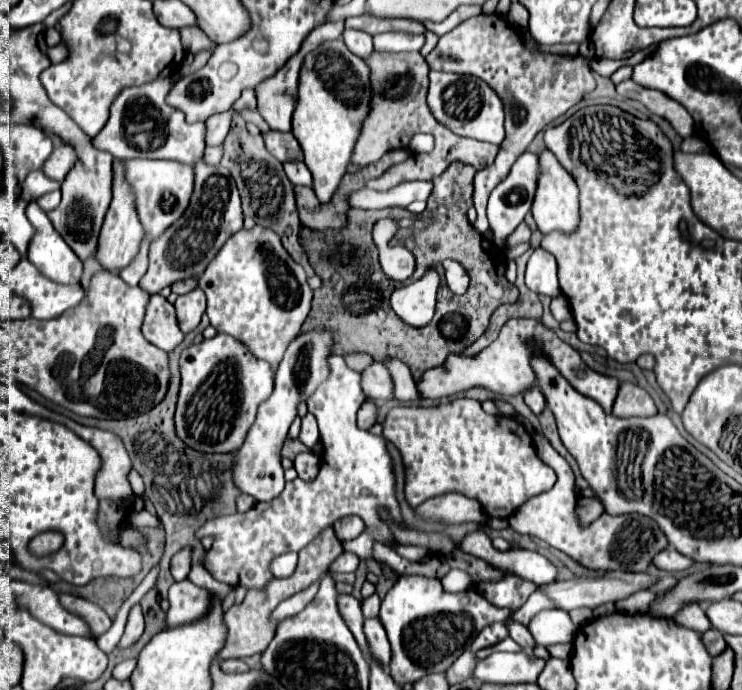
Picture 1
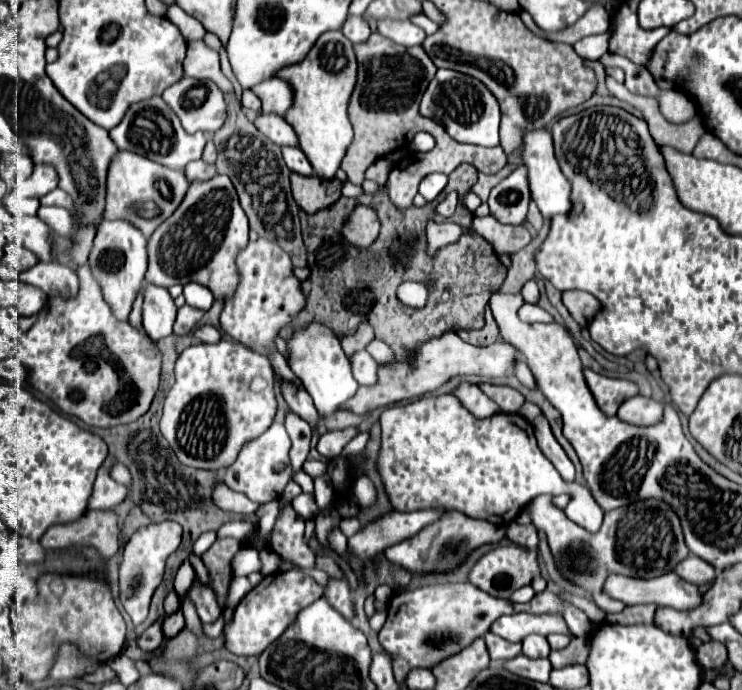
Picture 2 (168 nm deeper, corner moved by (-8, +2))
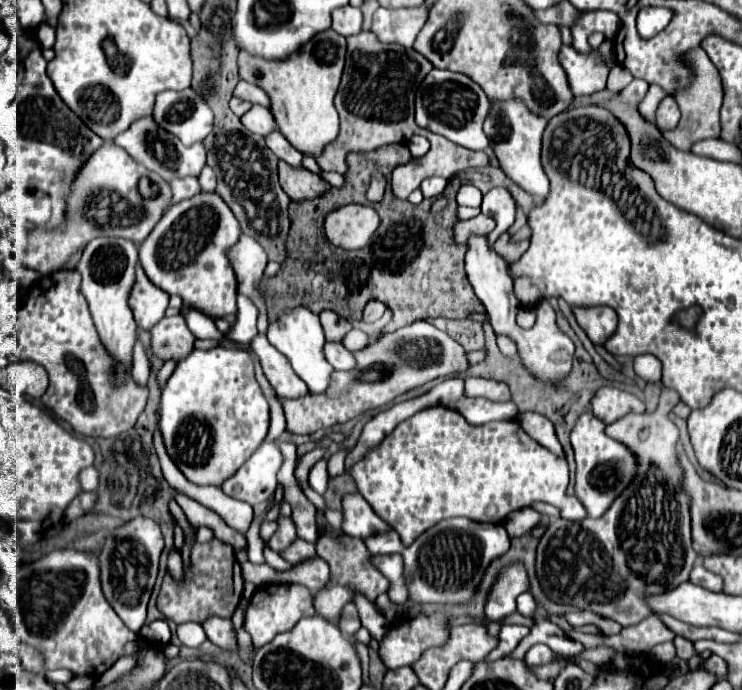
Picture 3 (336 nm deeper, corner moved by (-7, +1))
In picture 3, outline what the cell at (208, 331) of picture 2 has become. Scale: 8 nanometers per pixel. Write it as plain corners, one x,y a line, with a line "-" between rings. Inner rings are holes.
181,307
181,315
187,321
187,327
191,329
191,333
197,339
221,339
223,335
219,333
219,329
215,327
213,319
209,319
207,315
203,315
201,311
193,309
193,307

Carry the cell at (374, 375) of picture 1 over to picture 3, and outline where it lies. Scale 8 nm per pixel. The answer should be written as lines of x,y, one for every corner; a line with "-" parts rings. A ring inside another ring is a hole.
325,343
323,345
323,355
333,365
333,369
349,371
349,369
355,367
355,359
353,359
351,351
347,351
341,343

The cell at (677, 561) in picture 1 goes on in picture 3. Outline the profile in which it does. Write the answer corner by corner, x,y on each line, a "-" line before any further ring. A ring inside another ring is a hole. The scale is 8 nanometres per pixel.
697,559
695,567
693,567
693,571
691,571
691,579
689,579
689,581
695,583
695,585
699,585
699,587
703,587
703,589
715,591
715,593
723,591
723,579
721,579
719,575
715,575
715,573
707,571
707,569
703,567
701,559

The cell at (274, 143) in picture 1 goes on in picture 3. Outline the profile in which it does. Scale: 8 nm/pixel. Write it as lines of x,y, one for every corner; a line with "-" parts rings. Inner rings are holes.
253,105
243,117
241,123
251,131
251,133
259,133
259,135
267,135
271,129
275,129
275,119
271,115
271,111
267,107
259,107

